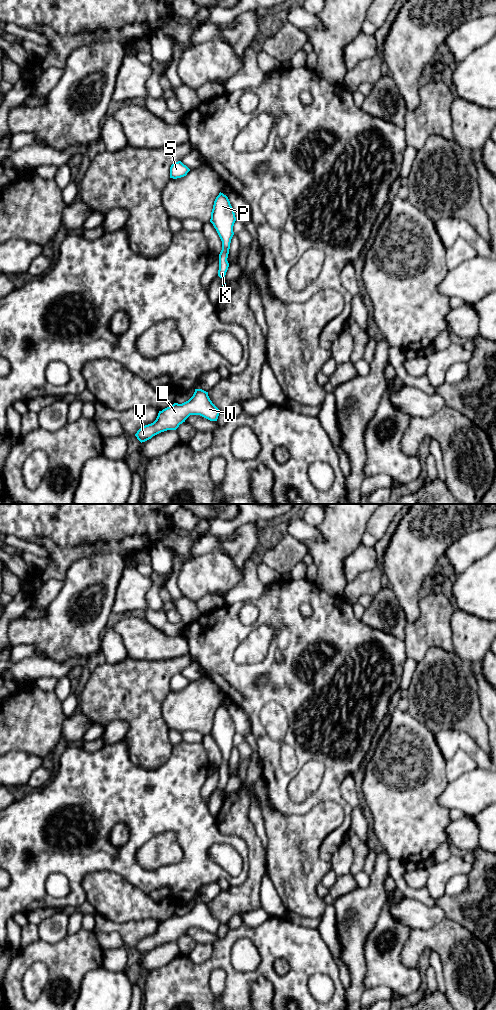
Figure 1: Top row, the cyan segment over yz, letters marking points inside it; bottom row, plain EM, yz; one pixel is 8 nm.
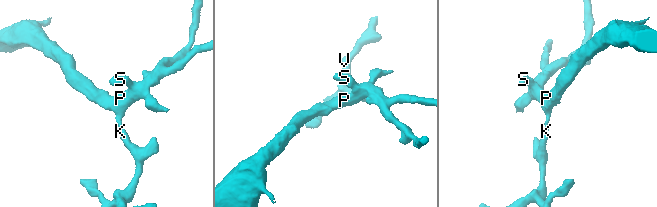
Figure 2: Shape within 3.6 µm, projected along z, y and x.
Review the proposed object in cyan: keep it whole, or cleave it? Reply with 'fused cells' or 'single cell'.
single cell

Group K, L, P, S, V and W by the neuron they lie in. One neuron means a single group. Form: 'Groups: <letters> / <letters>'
Groups: K L P S V W

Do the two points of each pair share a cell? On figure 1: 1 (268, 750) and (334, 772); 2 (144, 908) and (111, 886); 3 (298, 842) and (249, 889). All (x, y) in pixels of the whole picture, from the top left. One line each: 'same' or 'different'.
1: same
2: same
3: different

